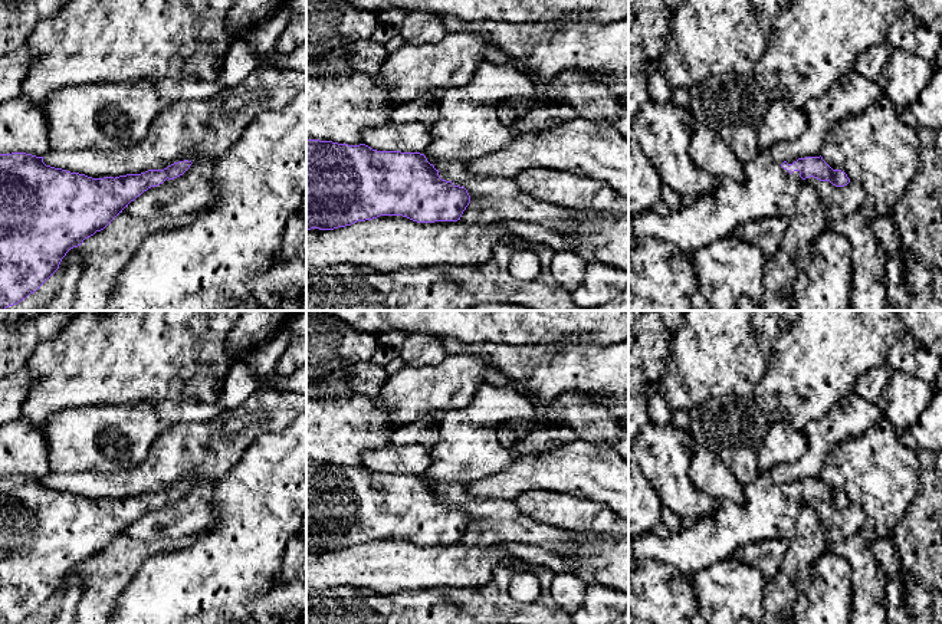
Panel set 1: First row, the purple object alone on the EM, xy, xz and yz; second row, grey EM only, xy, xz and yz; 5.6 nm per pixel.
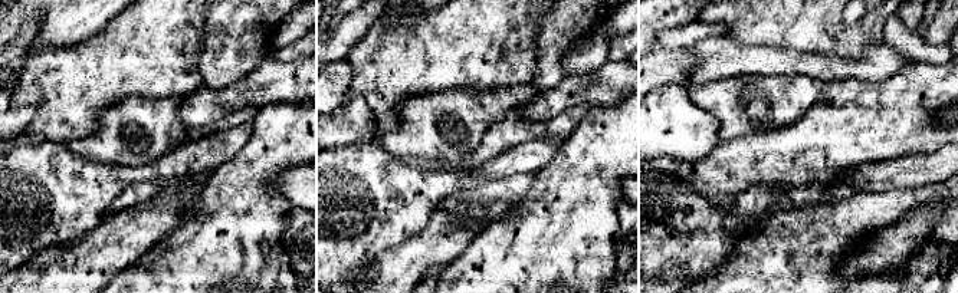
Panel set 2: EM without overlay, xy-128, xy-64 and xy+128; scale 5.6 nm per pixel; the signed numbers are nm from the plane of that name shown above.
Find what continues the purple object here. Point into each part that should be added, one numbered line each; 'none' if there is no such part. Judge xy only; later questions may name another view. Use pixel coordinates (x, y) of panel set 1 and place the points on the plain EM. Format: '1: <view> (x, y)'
none

